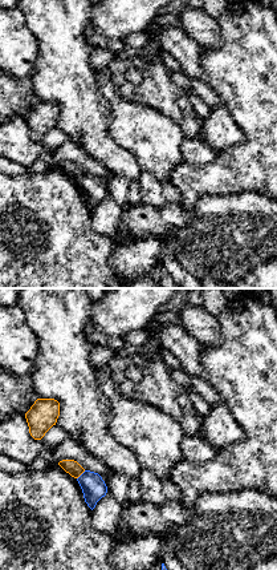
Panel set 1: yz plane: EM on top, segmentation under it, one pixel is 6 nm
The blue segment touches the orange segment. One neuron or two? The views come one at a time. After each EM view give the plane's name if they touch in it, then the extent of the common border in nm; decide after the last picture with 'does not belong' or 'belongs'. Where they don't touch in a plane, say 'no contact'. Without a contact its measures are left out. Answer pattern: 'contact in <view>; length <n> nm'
contact in yz; length 80 nm

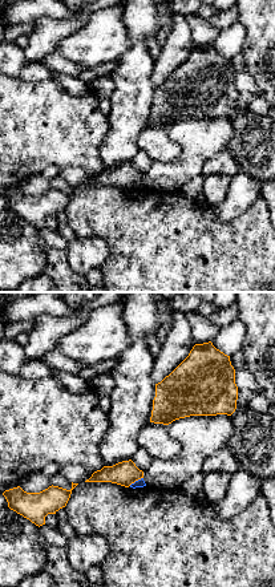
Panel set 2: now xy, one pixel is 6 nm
contact in xy; length 100 nm

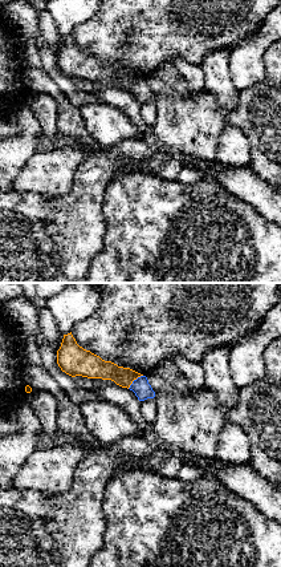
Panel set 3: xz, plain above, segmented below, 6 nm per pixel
contact in xz; length 130 nm

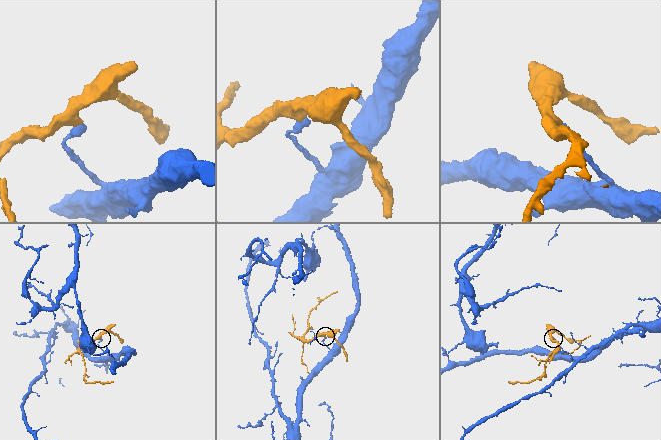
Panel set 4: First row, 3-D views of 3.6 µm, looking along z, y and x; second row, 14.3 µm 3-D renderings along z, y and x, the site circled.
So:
does not belong

